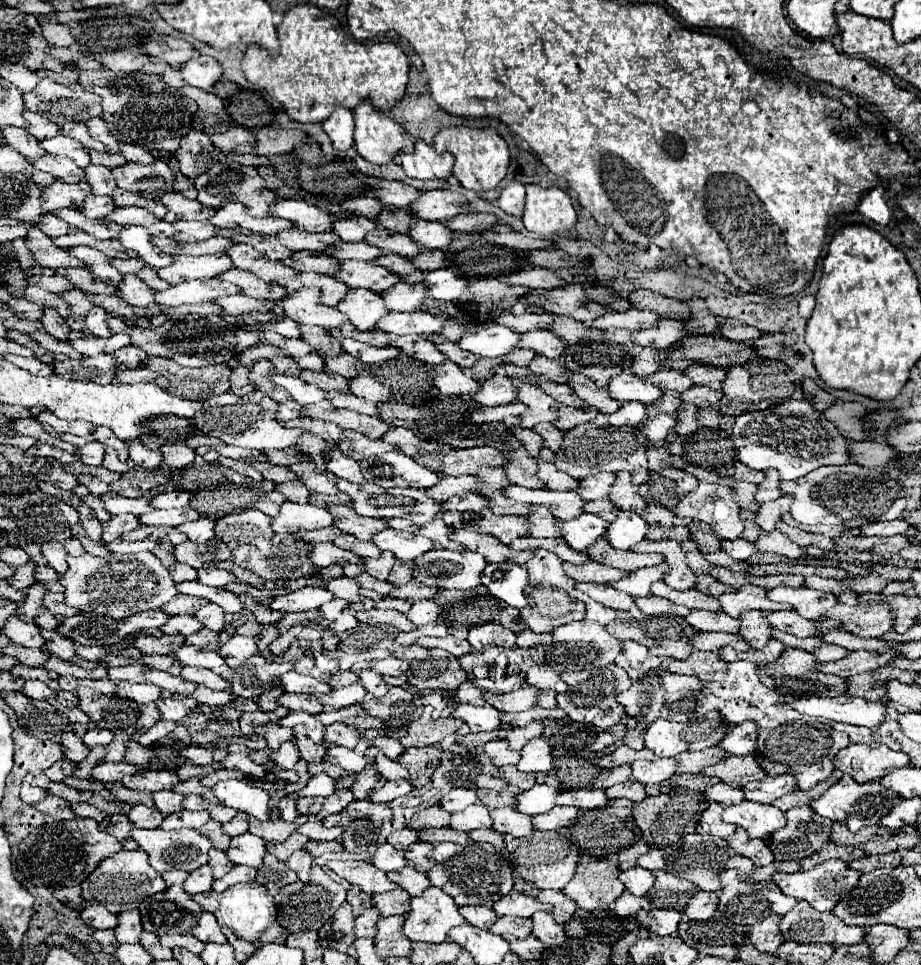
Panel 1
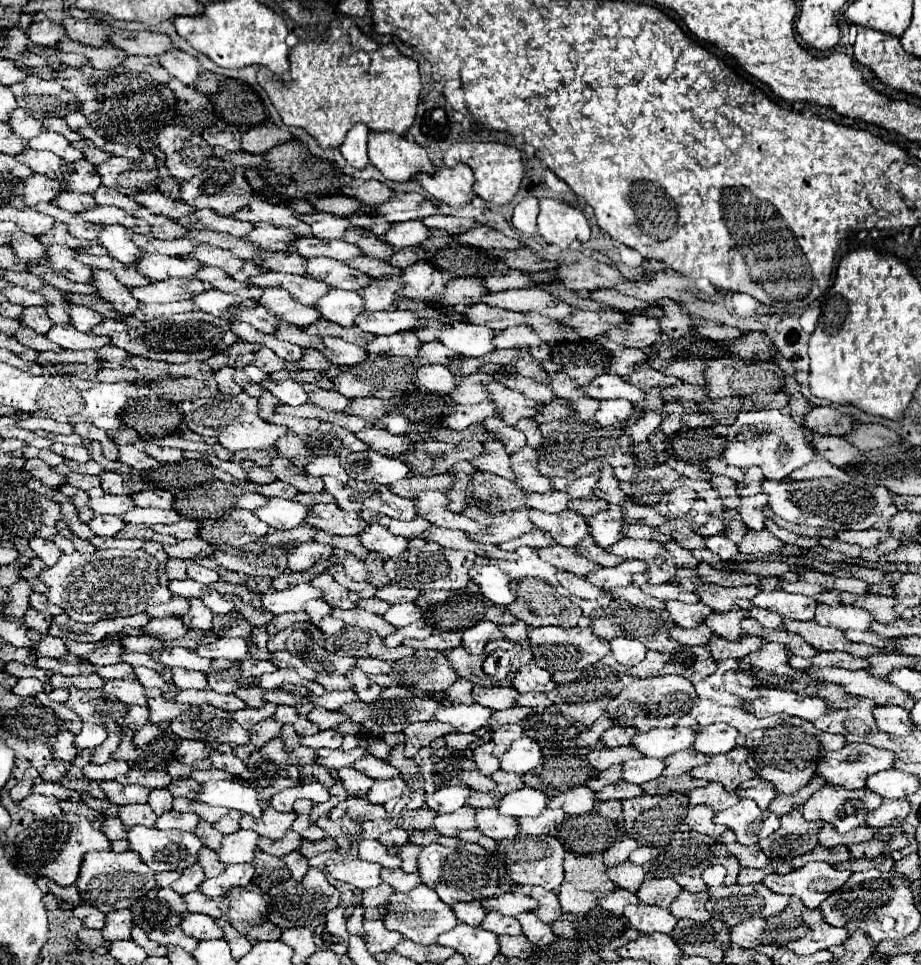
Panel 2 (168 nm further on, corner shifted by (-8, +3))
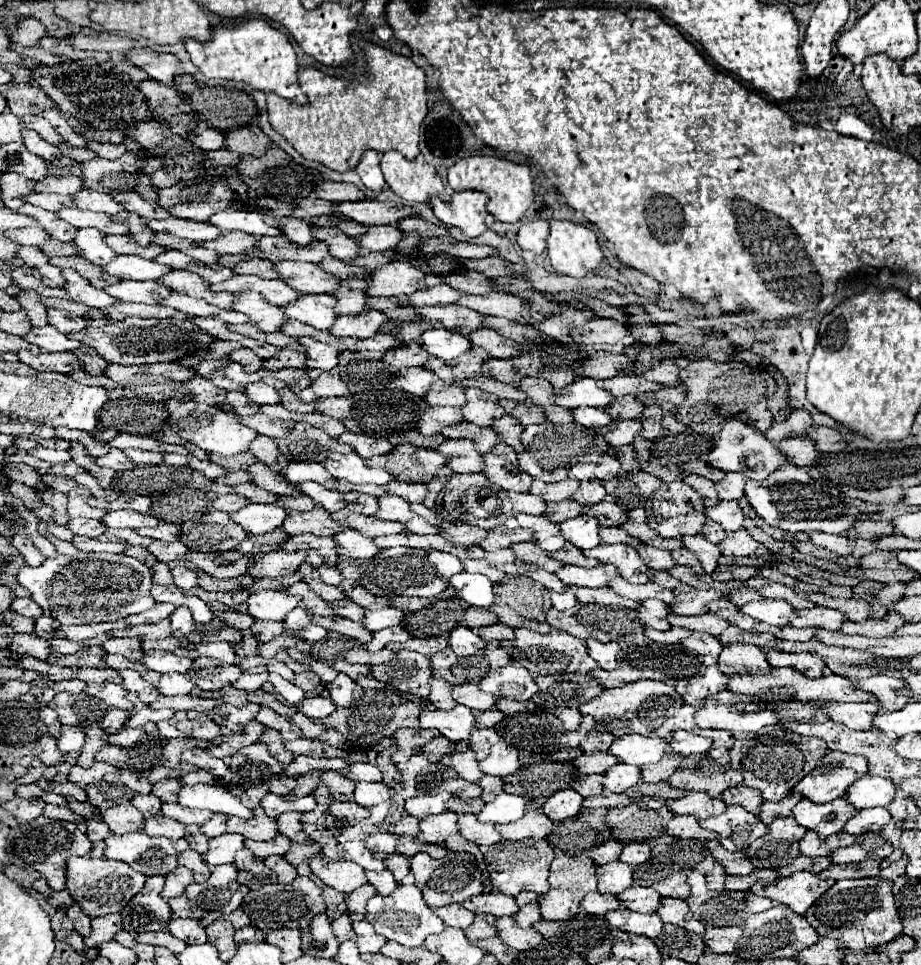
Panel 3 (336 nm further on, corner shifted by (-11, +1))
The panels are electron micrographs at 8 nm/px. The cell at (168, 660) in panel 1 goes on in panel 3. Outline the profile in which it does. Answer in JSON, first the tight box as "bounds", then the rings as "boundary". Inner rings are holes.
{"bounds":[102,654,132,670],"boundary":[[[110,654],[110,656],[104,656],[102,658],[106,666],[114,668],[114,670],[124,670],[124,668],[132,668],[132,660],[126,660],[124,656],[116,656],[116,654]]]}

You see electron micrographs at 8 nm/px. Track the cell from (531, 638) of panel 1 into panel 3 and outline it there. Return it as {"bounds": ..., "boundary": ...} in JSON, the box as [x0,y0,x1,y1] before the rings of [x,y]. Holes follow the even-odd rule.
{"bounds":[478,624,514,642],"boundary":[[[492,624],[492,626],[484,626],[478,630],[478,634],[484,638],[484,640],[498,640],[498,642],[512,642],[514,640],[514,630],[510,626],[504,626],[504,624]]]}

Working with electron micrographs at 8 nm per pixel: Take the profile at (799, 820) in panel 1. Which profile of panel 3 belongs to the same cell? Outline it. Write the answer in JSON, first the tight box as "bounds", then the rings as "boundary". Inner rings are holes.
{"bounds":[744,816,806,868],"boundary":[[[792,816],[768,824],[768,832],[754,840],[744,854],[750,856],[754,868],[780,868],[792,862],[798,852],[798,842],[806,834]]]}

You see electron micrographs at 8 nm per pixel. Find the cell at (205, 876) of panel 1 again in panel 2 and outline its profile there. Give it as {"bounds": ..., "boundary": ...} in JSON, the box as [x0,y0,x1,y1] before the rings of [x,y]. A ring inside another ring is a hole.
{"bounds":[173,864,205,894],"boundary":[[[193,864],[193,866],[189,866],[189,868],[185,868],[183,870],[183,874],[181,874],[181,878],[177,880],[177,882],[173,882],[173,890],[175,892],[179,892],[179,894],[189,894],[189,892],[195,892],[195,890],[199,890],[199,886],[201,886],[201,882],[205,880],[205,872],[203,872],[203,868],[199,866],[199,864]]]}

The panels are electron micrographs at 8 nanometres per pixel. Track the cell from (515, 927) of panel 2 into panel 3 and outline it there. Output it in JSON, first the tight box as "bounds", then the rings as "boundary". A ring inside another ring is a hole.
{"bounds":[464,914,496,940],"boundary":[[[474,914],[474,922],[468,926],[468,930],[464,930],[464,934],[468,936],[468,940],[496,936],[494,916],[490,916],[490,914]]]}

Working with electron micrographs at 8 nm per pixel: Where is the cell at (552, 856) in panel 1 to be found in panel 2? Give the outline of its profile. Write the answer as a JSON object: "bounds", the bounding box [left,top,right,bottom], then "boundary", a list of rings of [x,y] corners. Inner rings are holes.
{"bounds":[499,834,567,890],"boundary":[[[519,834],[513,840],[501,840],[499,852],[505,854],[505,864],[509,868],[509,876],[521,886],[537,884],[537,886],[543,886],[545,890],[557,890],[557,886],[561,886],[561,882],[565,878],[563,860],[565,860],[567,850],[559,838]]]}

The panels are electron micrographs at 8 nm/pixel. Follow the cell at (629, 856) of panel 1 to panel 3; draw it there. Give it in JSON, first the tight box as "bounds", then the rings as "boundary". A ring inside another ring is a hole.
{"bounds":[584,840,622,866],"boundary":[[[606,840],[604,844],[598,844],[596,848],[584,852],[584,854],[586,854],[590,860],[594,860],[596,866],[604,866],[604,864],[608,864],[608,862],[618,860],[620,850],[622,850],[622,844],[620,844],[620,842],[616,842],[616,840]]]}

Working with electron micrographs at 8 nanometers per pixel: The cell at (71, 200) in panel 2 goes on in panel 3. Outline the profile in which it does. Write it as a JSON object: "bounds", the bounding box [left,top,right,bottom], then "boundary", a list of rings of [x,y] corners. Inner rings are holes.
{"bounds":[24,192,74,212],"boundary":[[[32,192],[32,194],[24,196],[24,200],[34,204],[34,206],[40,206],[44,210],[50,210],[50,212],[58,212],[64,206],[74,206],[70,196],[60,196],[60,194],[36,194],[36,192]]]}

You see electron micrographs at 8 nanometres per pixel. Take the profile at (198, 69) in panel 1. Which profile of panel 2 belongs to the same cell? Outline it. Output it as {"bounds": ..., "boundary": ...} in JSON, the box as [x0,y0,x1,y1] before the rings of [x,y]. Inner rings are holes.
{"bounds":[159,48,205,86],"boundary":[[[177,48],[163,54],[159,58],[159,64],[165,66],[171,76],[175,76],[177,80],[181,80],[183,84],[189,84],[189,86],[195,86],[199,76],[205,72],[199,58],[195,58],[195,56],[187,54],[187,52],[181,52]]]}

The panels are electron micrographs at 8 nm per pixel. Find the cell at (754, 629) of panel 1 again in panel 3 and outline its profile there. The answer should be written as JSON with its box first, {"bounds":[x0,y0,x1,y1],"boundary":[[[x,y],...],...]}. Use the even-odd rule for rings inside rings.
{"bounds":[668,614,728,636],"boundary":[[[668,614],[668,622],[672,626],[682,626],[686,630],[694,630],[694,632],[706,632],[712,636],[718,636],[726,630],[728,622],[720,620],[716,614],[696,614],[696,616],[678,616],[678,614]]]}

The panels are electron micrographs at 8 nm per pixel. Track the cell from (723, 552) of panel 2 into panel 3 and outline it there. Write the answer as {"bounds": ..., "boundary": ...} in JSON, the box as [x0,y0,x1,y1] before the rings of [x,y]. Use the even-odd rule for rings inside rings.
{"bounds":[680,536,720,574],"boundary":[[[680,536],[680,540],[682,540],[684,548],[688,548],[690,552],[696,554],[704,572],[712,574],[716,568],[716,560],[720,558],[720,548],[702,536]]]}

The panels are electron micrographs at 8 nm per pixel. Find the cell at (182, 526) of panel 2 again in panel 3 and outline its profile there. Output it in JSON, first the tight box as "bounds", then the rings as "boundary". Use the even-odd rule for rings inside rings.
{"bounds":[136,522,178,540],"boundary":[[[158,522],[158,526],[154,528],[140,528],[136,530],[140,536],[148,536],[152,540],[176,540],[178,536],[178,526],[174,524],[166,524],[166,522]]]}

